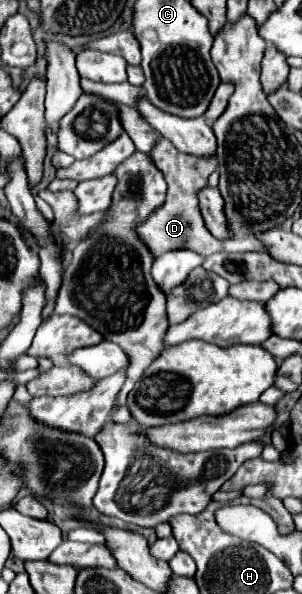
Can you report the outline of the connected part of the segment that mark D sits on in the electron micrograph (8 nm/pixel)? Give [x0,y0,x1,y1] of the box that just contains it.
[136,138,262,258]

